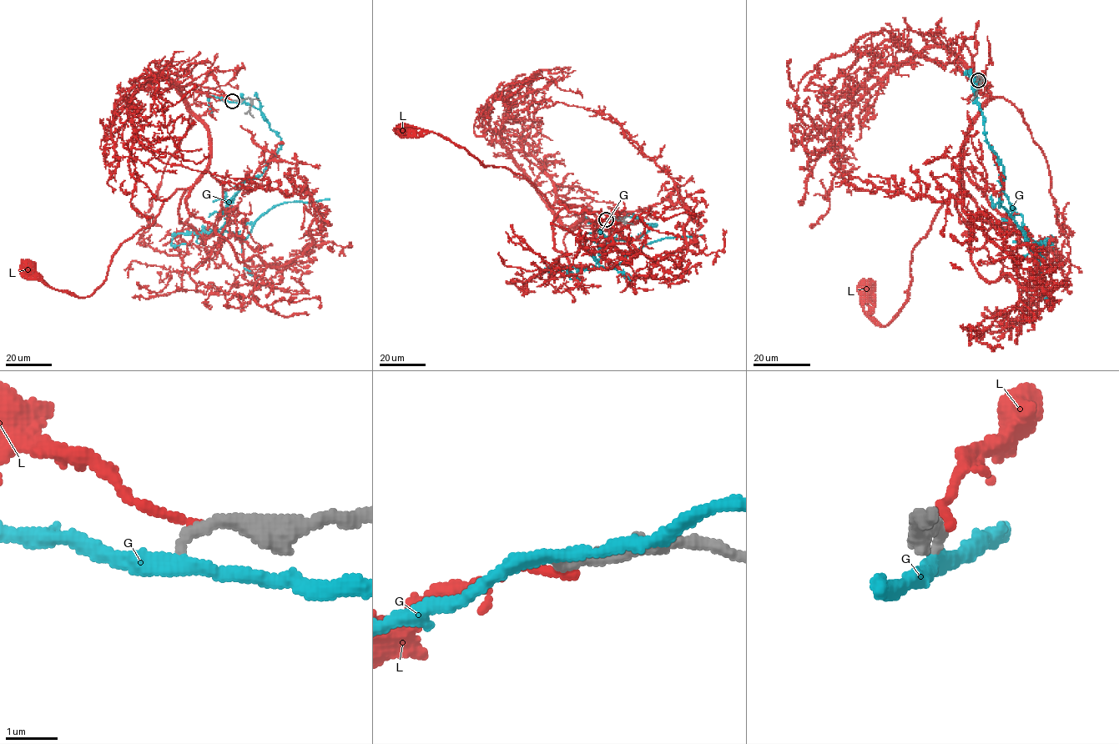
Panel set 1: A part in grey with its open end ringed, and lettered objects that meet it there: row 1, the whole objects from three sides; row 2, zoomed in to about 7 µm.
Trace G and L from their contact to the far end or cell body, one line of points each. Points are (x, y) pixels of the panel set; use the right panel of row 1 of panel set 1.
G: (978, 81), (975, 102), (985, 138), (1002, 166), (1003, 193), (1037, 243), (1035, 254), (1025, 233), (996, 203)
L: (979, 79), (985, 68), (988, 99), (965, 143), (964, 188), (912, 250), (907, 300), (879, 324), (866, 289)

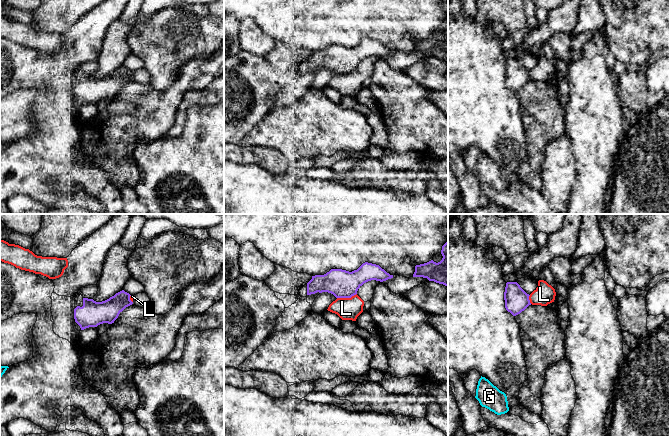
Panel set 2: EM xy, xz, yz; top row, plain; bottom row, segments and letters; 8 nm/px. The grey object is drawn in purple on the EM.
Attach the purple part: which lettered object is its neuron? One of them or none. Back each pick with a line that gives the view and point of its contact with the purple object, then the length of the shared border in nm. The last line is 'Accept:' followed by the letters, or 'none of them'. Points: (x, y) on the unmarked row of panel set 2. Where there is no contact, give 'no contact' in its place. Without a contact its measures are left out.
Accept: none of them

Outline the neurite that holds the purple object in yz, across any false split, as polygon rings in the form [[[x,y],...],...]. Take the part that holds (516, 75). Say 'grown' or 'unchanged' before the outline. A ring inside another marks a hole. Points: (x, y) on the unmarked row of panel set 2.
unchanged; [[[507,58],[504,68],[506,86],[513,92],[520,90],[531,81],[529,72],[517,58]]]

